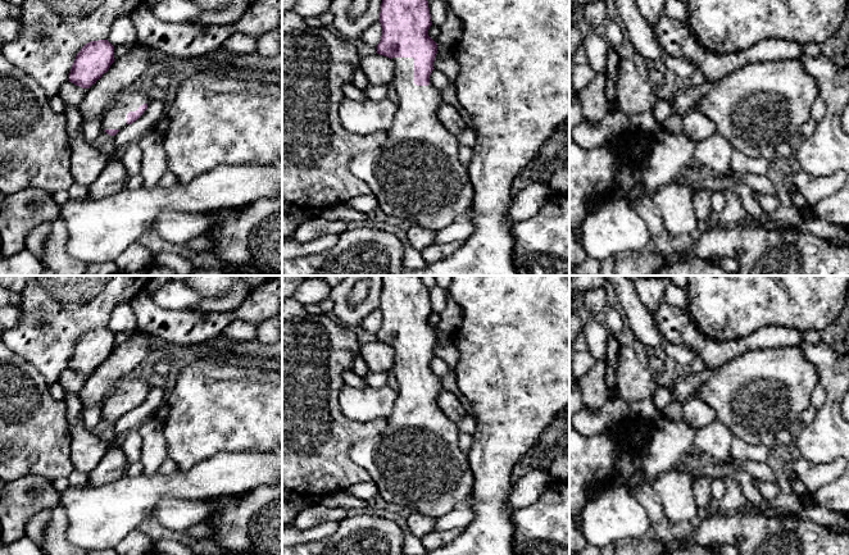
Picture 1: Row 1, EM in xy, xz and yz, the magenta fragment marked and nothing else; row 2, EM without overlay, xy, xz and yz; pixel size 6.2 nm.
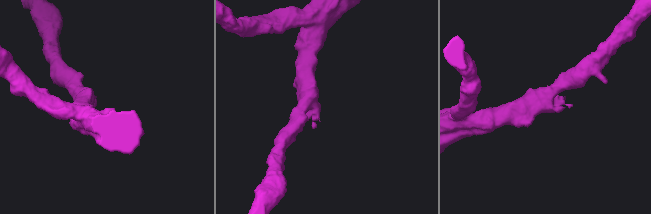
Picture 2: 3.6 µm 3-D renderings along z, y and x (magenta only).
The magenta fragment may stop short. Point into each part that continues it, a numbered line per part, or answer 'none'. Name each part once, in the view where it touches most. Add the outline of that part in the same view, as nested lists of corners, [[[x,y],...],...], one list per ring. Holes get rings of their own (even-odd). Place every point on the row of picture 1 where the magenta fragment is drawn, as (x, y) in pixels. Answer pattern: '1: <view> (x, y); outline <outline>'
1: xz (416, 174); outline [[[392,58],[398,104],[387,141],[378,149],[355,156],[350,172],[366,182],[377,199],[380,210],[390,218],[409,219],[437,232],[466,218],[472,208],[475,190],[467,167],[458,158],[458,137],[445,129],[437,118],[444,104],[432,86],[414,83],[414,59]]]

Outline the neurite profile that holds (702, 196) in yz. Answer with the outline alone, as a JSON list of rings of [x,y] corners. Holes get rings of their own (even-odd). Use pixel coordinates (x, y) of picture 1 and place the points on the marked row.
[[[698,188],[693,195],[693,205],[702,229],[705,228],[707,220],[712,213],[710,196],[712,192],[707,188]]]

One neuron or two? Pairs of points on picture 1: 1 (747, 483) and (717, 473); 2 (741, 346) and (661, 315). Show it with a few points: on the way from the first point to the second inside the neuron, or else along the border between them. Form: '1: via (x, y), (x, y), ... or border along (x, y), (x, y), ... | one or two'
1: via (739, 476), (725, 473) | one
2: via (721, 347), (706, 347), (681, 330) | one

